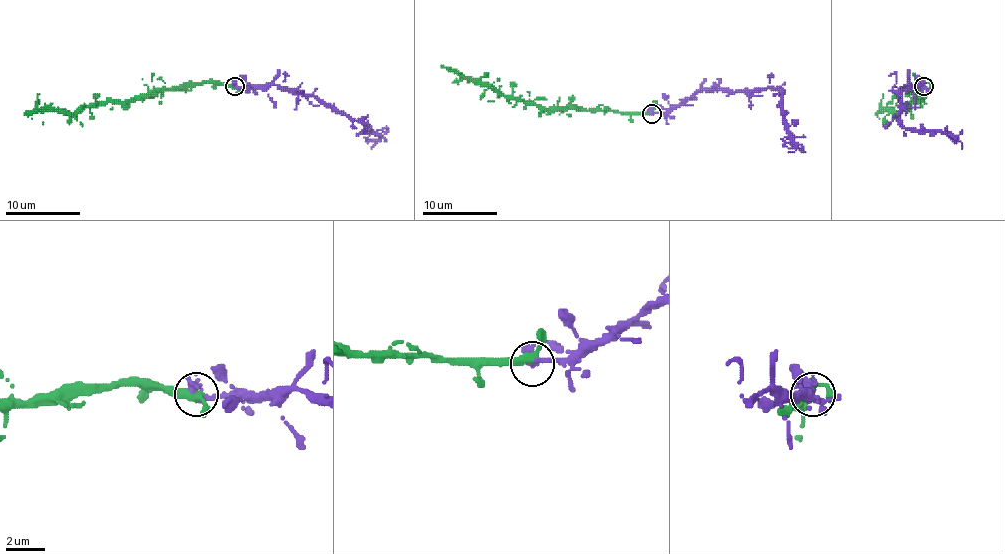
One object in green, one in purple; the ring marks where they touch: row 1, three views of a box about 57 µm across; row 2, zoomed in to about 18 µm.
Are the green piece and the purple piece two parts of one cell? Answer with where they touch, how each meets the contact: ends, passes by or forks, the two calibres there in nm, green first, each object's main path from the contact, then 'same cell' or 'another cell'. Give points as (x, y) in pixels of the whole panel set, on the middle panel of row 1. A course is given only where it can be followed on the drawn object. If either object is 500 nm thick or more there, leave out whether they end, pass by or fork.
at (652, 114); green passes by; purple forks there; 360 nm thick on the green side, 260 nm on the other; green runs (651, 112), (542, 109), (507, 99), (441, 65); purple runs (651, 114), (672, 110), (698, 92), (760, 92), (775, 88), (781, 95), (784, 129), (796, 144), (781, 139); same cell

